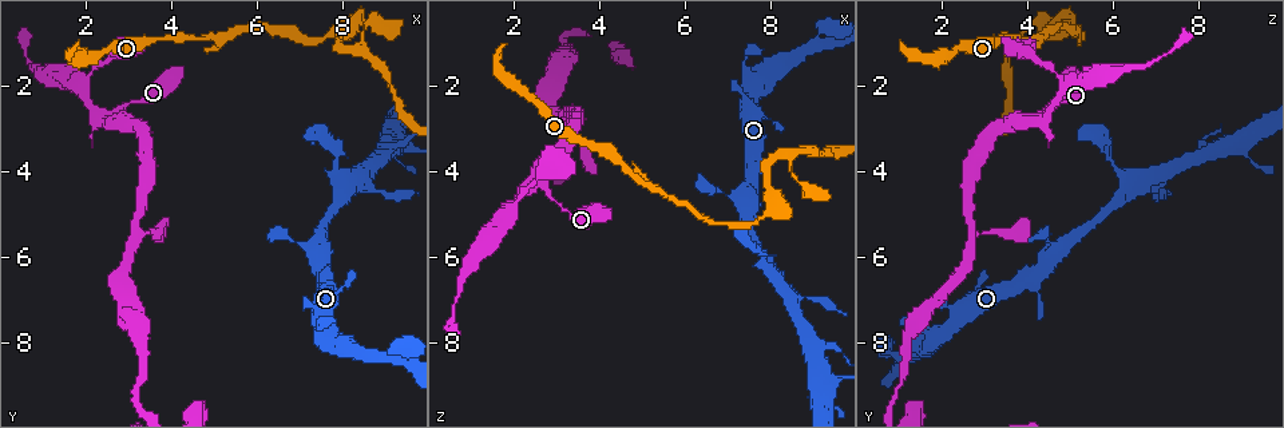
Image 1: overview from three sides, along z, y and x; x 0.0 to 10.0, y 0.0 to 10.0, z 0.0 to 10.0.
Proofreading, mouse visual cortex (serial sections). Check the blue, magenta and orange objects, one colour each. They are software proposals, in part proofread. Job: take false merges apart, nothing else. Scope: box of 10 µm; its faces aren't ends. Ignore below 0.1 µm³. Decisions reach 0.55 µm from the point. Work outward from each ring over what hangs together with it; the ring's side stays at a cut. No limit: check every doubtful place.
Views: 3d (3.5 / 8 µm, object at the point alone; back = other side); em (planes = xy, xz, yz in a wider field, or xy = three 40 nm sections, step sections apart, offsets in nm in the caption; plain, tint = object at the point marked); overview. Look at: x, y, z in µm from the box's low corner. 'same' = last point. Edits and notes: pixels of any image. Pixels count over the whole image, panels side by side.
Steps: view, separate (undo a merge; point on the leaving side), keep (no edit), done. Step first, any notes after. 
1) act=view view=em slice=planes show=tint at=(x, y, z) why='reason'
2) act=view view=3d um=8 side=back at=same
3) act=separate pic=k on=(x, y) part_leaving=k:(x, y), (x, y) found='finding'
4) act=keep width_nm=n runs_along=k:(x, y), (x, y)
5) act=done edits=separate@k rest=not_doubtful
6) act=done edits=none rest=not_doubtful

act=view view=3d um=3.5 at=(2.60, 2.70, 4.35) why='two arms in line, one across'

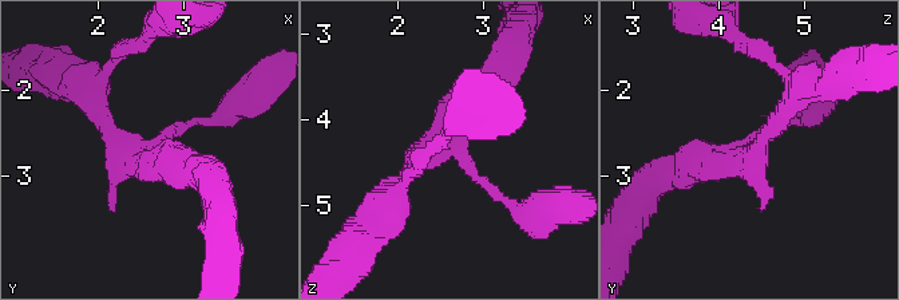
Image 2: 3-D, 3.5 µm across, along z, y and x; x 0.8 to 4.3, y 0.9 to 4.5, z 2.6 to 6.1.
act=view view=em slice=xy step=3 show=tint at=(2.65, 2.70, 4.25)

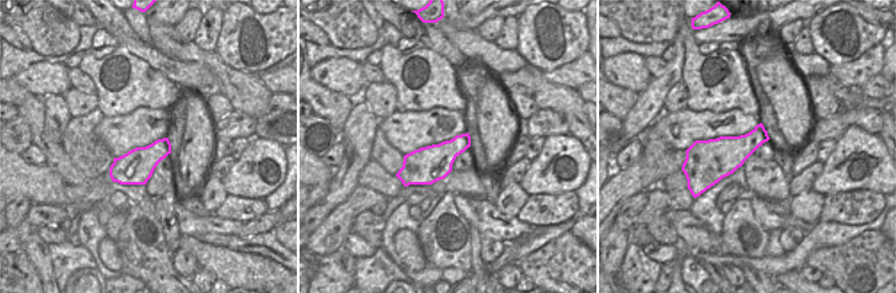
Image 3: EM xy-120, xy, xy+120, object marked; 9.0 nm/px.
act=keep runs_along=2:(803, 122), (680, 172) found='continuous, no second cell'

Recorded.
act=view view=3d um=3.5 at=(7.95, 0.65, 5.05) why='sharp bend'

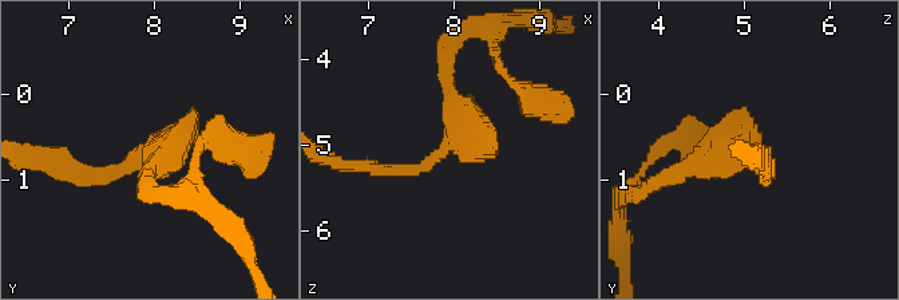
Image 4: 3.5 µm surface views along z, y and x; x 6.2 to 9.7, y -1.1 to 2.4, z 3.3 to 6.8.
act=view view=em slice=xy step=1 show=tint at=(7.95, 0.60, 5.00)

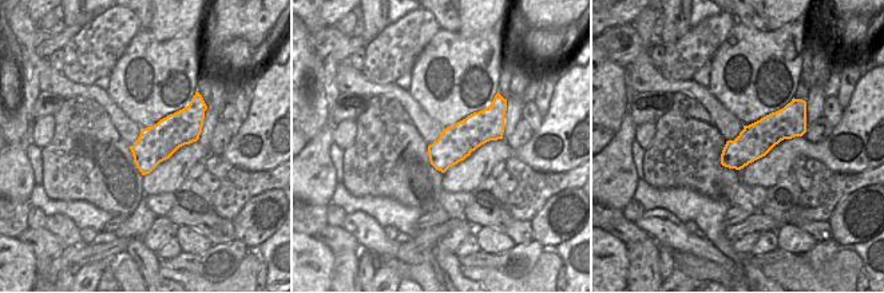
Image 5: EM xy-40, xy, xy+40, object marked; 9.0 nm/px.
act=keep runs_along=4:(375, 168), (420, 168), (456, 139), (448, 68) found='one cell here'

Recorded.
act=view view=3d um=8 at=(8.30, 1.15, 3.65) why='branch point'

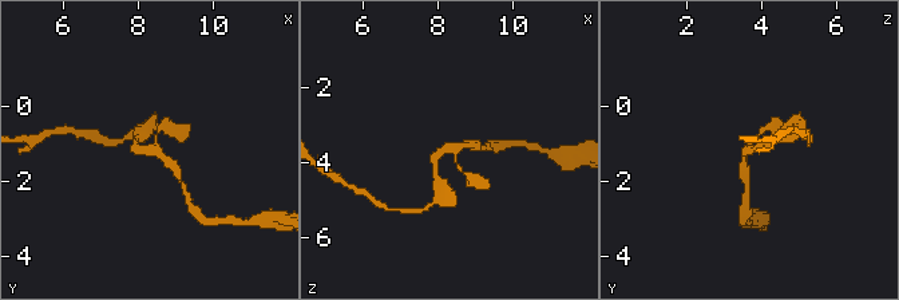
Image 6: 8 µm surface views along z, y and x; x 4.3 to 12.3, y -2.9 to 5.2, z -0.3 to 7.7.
act=view view=3d um=3.5 side=back at=same

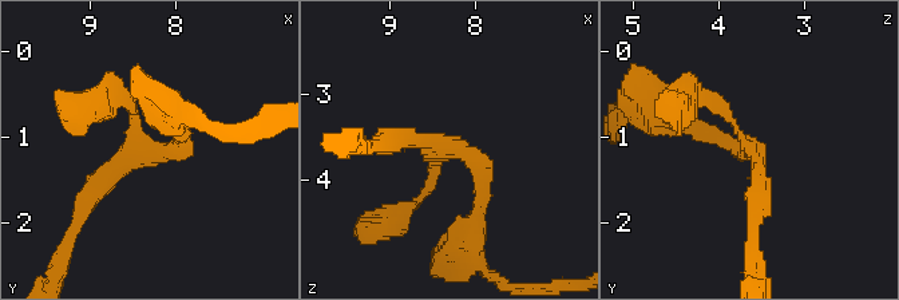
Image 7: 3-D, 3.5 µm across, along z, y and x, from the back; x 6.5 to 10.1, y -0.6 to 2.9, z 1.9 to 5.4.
act=view view=em slice=xy step=3 show=tint at=(8.35, 1.20, 3.60) why='need the tissue'

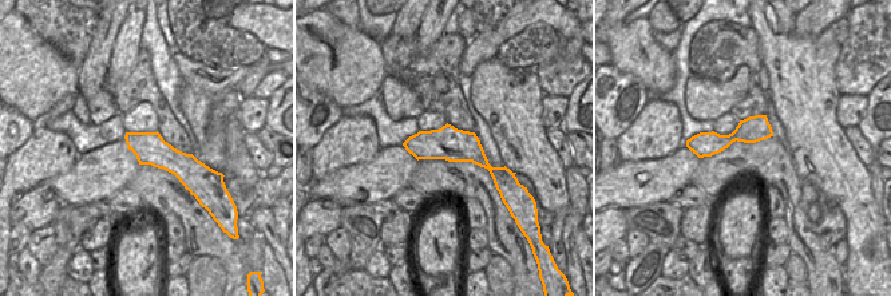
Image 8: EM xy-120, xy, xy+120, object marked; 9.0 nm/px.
act=keep runs_along=8:(408, 143), (464, 146), (497, 171) found='all the same cell'

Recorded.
act=done edits=none rest=not_doubtful

